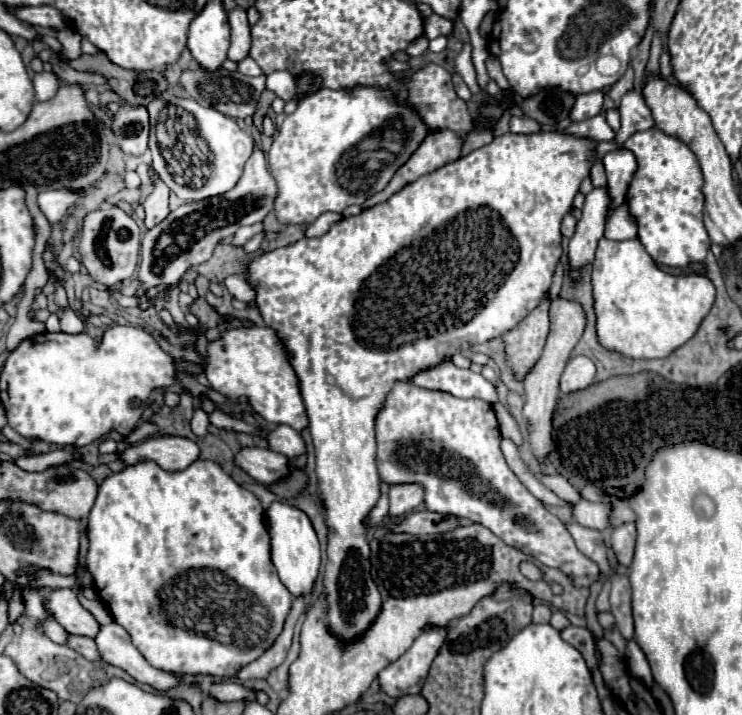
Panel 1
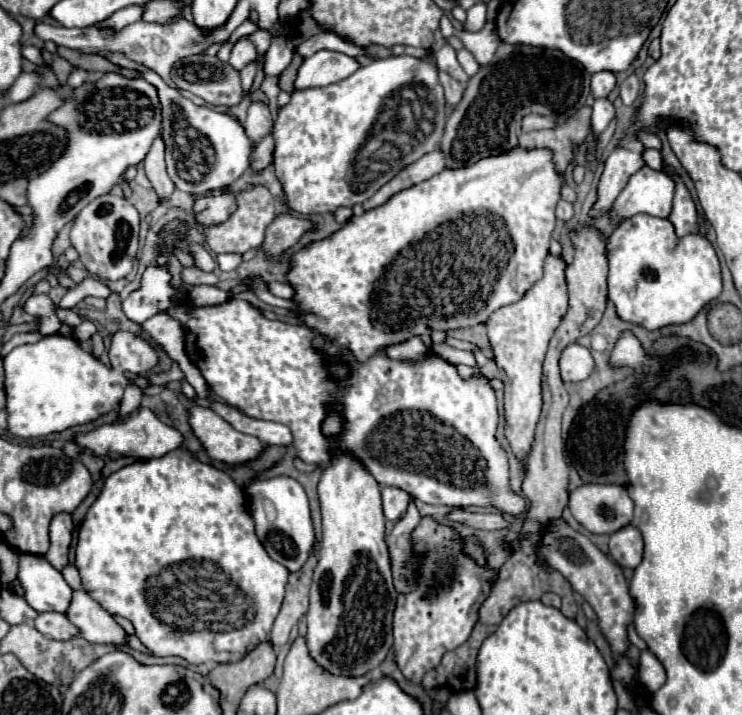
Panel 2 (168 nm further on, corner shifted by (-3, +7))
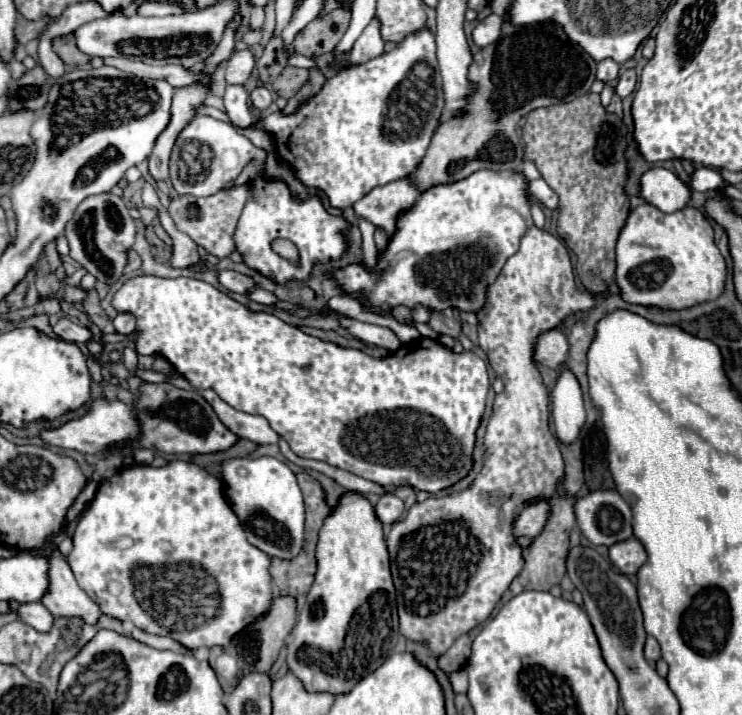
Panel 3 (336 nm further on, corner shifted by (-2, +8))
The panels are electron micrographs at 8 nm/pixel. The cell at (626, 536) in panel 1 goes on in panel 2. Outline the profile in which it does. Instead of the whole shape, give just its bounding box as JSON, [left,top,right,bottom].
[610,526,642,568]

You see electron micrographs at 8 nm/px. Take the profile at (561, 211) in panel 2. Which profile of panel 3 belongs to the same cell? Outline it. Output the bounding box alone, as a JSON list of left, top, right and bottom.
[529,177,559,209]

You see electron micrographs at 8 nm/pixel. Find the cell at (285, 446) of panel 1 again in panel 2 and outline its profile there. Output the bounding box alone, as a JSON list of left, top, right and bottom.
[212,402,292,446]

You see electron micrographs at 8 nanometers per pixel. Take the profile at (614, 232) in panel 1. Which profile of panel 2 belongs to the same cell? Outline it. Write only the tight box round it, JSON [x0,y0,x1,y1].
[612,166,674,224]

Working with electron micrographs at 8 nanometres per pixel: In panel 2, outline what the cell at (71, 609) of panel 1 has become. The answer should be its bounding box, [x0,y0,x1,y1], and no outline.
[18,554,72,612]

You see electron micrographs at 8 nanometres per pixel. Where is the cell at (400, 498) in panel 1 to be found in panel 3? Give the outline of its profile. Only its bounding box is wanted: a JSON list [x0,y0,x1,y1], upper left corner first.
[375,495,403,523]

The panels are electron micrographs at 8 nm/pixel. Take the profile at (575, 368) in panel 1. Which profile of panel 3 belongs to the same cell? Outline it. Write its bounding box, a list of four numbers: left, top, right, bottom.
[533,329,569,369]

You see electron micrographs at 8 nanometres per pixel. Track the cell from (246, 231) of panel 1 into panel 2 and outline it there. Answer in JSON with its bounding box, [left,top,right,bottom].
[204,186,276,254]

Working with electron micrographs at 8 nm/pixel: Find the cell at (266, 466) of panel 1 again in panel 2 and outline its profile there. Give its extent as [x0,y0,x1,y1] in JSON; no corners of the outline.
[190,408,266,466]

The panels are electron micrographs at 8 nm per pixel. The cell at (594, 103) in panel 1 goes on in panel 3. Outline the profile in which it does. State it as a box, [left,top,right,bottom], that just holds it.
[597,59,619,83]

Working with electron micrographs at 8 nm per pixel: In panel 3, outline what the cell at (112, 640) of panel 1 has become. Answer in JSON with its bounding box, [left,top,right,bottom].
[41,549,99,623]

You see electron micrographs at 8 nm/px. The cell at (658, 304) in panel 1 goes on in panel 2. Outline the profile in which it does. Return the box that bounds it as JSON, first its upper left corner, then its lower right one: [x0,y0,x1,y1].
[606,214,722,332]

